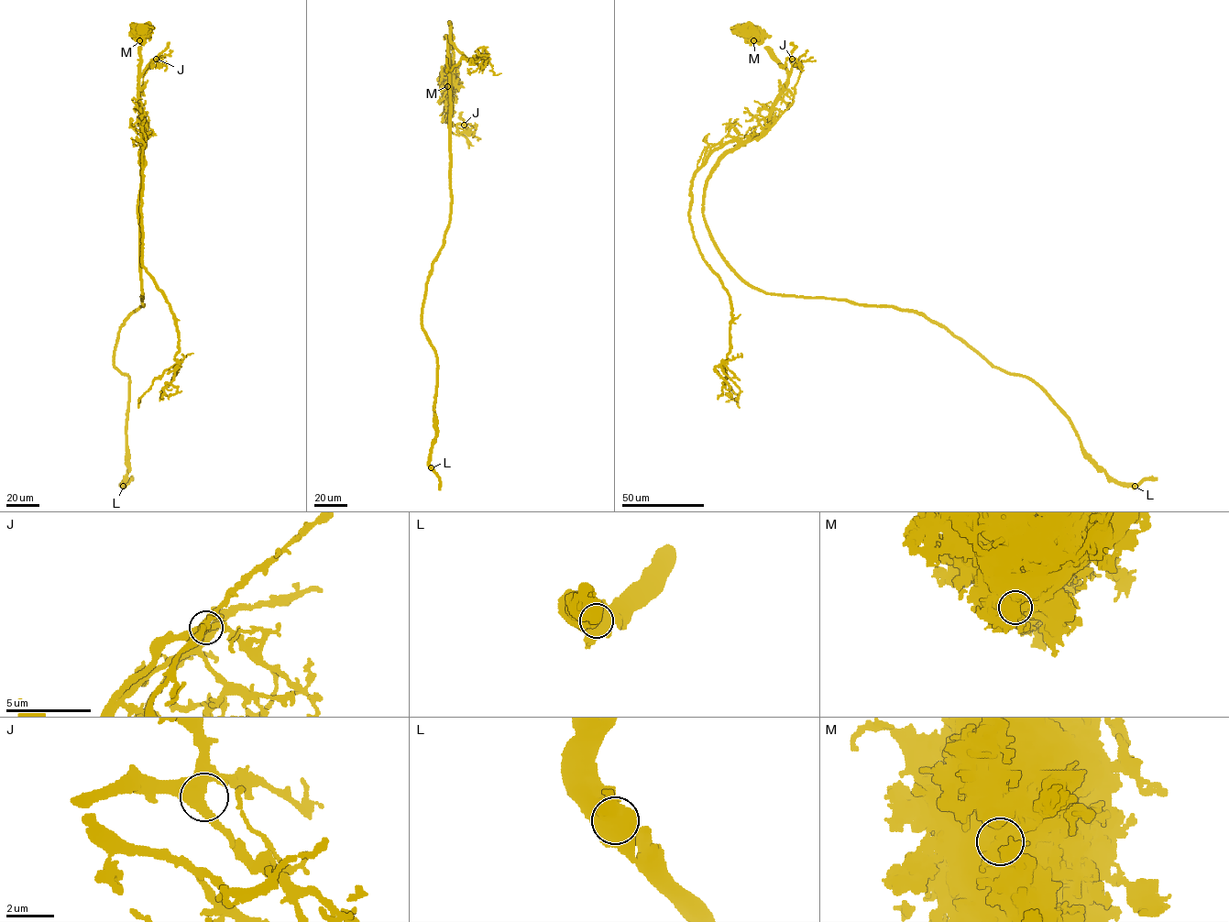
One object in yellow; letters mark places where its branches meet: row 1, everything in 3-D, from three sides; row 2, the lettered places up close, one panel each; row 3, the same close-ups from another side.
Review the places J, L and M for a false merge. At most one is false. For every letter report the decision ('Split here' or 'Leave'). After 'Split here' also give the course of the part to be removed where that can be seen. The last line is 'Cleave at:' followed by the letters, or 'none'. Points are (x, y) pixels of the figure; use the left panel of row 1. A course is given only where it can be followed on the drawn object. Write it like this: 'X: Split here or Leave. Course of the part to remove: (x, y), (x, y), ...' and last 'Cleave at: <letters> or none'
J: Leave
L: Leave
M: Leave
Cleave at: none

